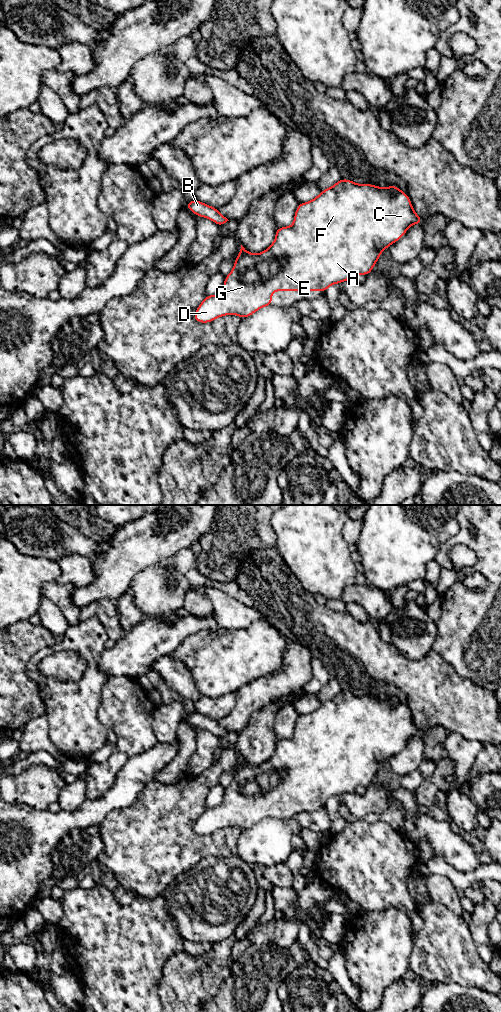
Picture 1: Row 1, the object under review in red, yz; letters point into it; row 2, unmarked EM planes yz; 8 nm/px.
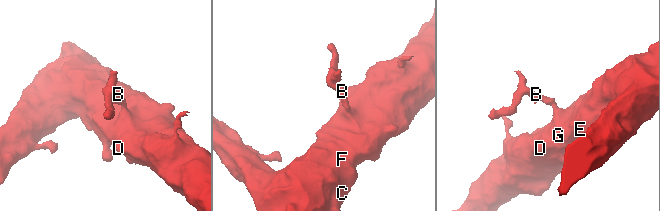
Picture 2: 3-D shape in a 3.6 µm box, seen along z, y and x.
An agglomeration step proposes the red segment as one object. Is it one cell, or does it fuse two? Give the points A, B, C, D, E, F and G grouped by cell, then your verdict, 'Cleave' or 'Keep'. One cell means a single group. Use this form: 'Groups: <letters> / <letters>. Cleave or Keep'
Groups: A B C D E F G. Keep

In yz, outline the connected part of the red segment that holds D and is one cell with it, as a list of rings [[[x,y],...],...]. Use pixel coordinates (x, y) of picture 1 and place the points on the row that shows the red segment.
[[[341,179],[332,187],[322,190],[313,200],[300,203],[293,224],[277,228],[275,240],[268,249],[259,254],[251,254],[241,245],[234,268],[225,277],[223,290],[213,296],[207,295],[193,317],[200,323],[212,322],[218,317],[232,314],[242,319],[264,306],[271,306],[273,291],[325,292],[330,285],[355,280],[359,274],[367,276],[384,249],[402,238],[411,225],[422,223],[423,219],[413,210],[408,195],[395,185],[380,188]]]

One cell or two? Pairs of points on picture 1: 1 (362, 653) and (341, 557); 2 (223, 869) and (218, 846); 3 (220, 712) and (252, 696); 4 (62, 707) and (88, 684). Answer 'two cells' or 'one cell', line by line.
1: two cells
2: two cells
3: two cells
4: one cell

